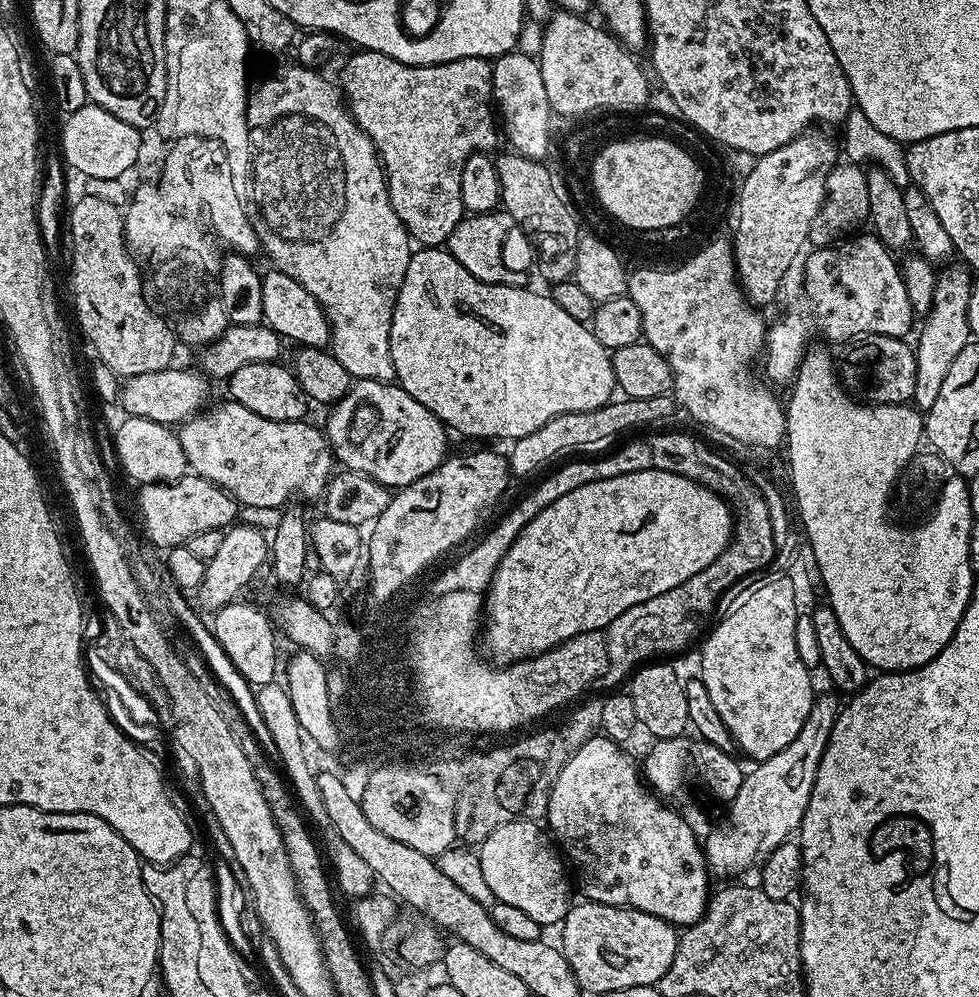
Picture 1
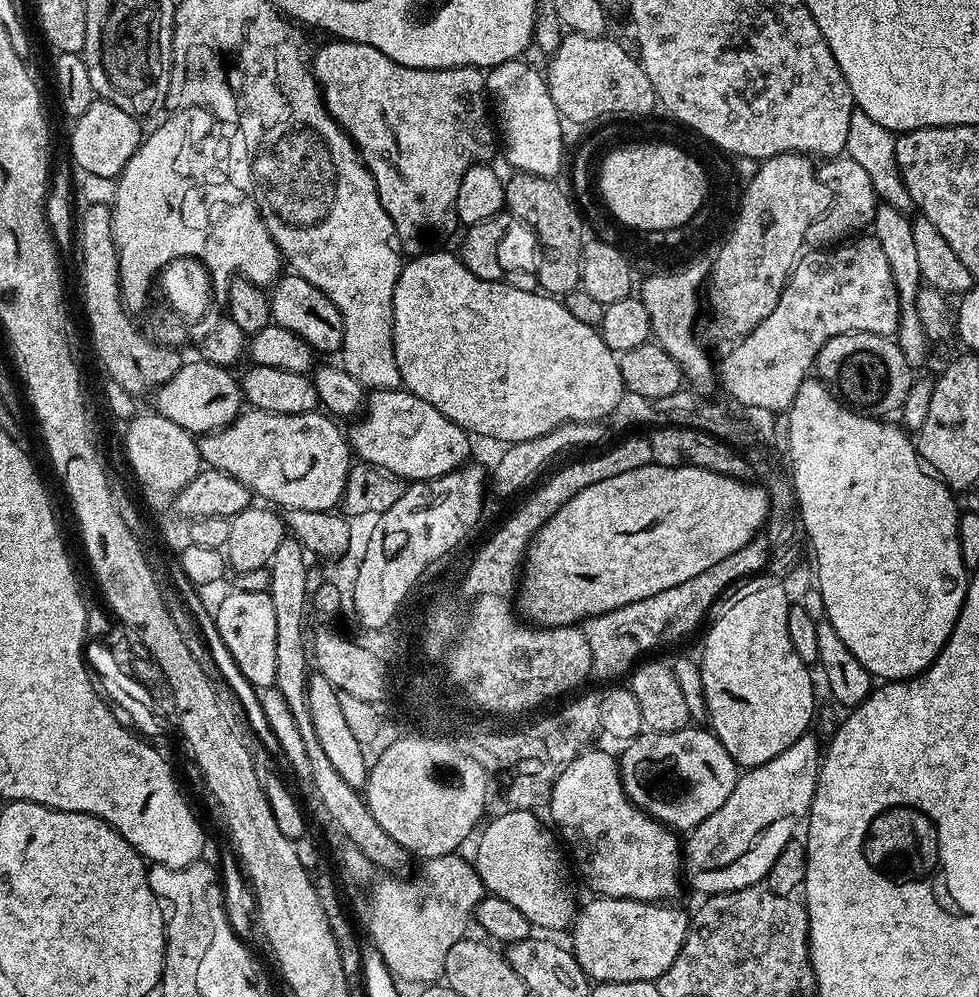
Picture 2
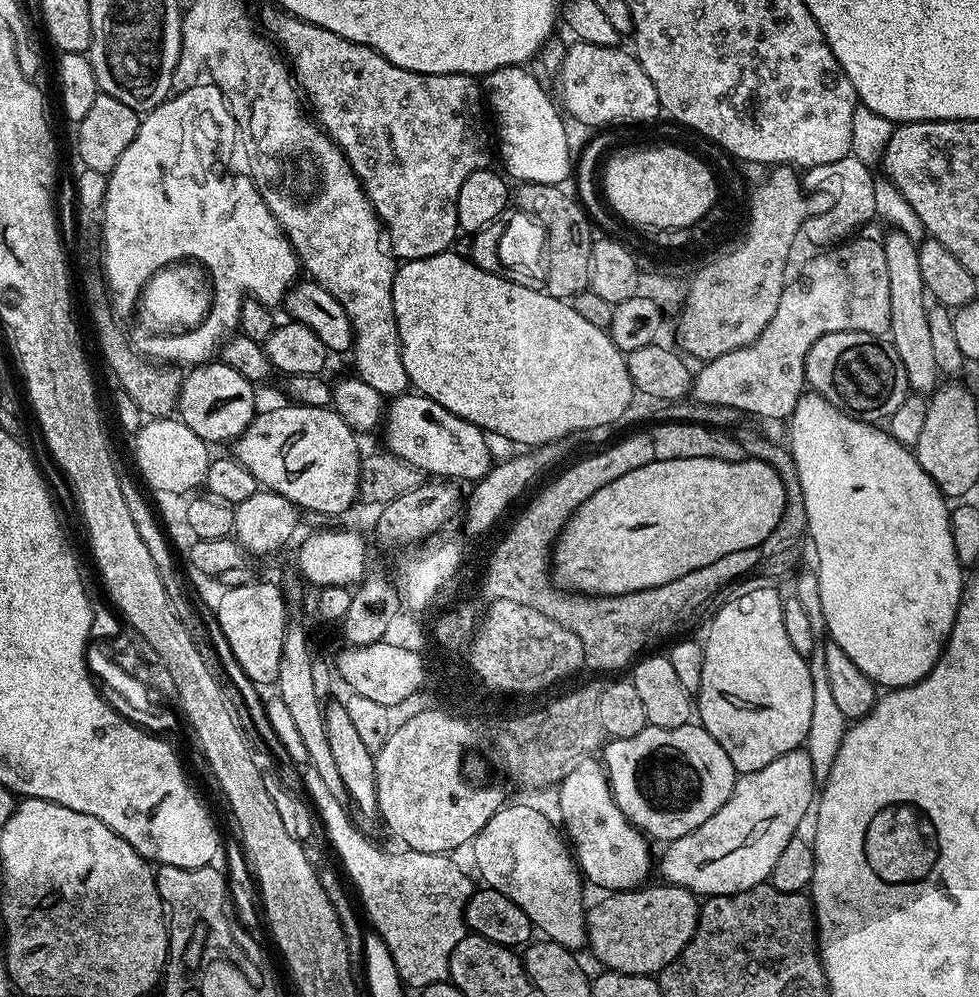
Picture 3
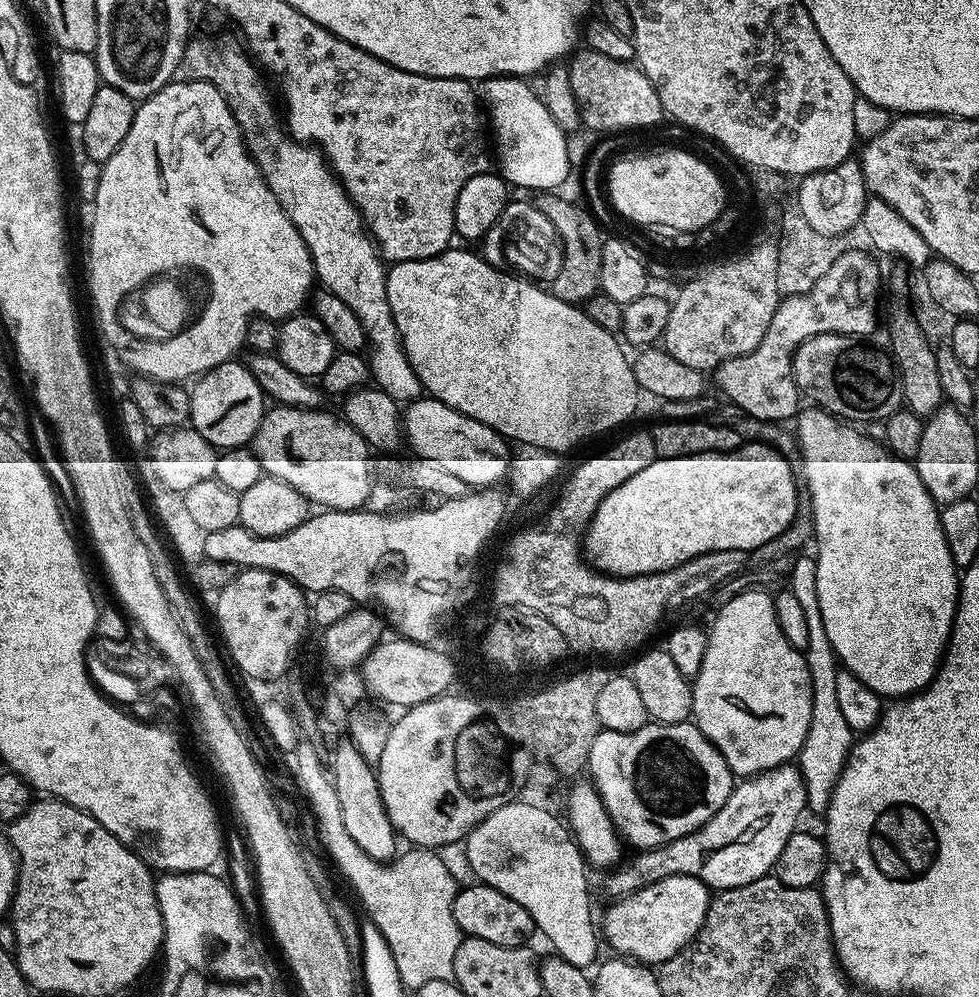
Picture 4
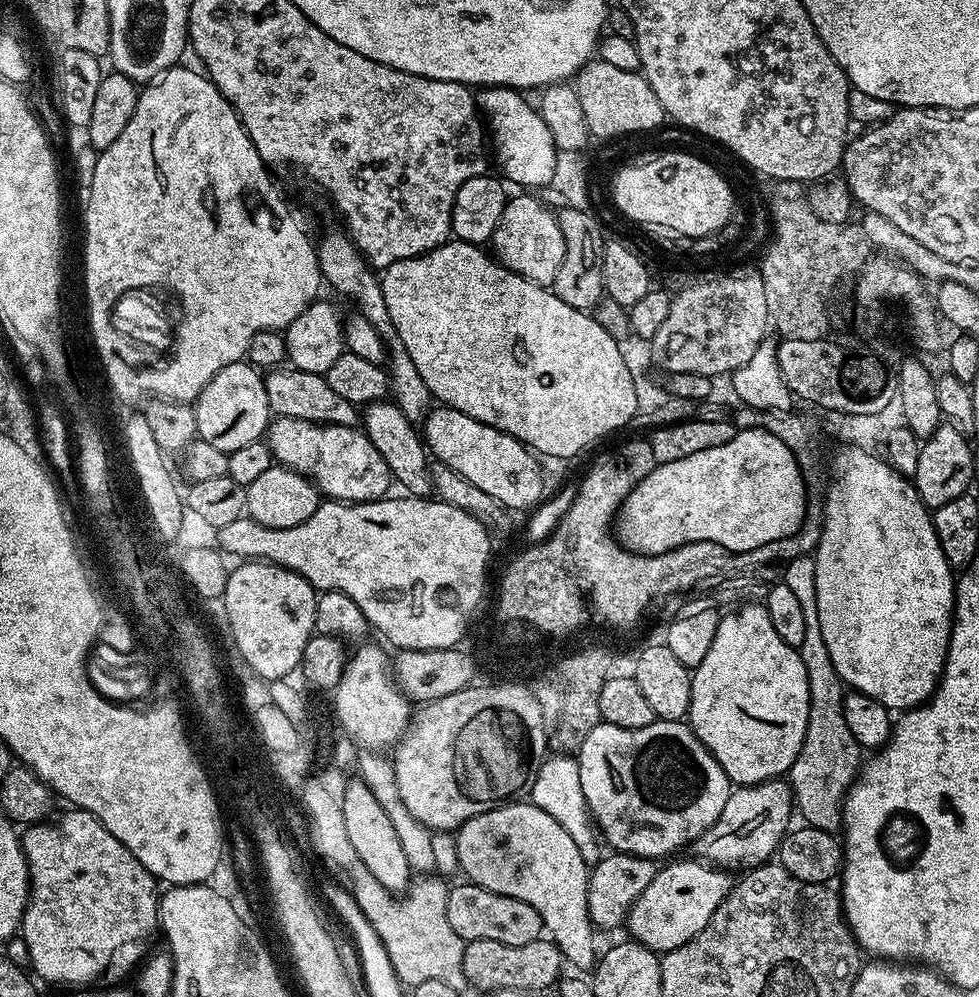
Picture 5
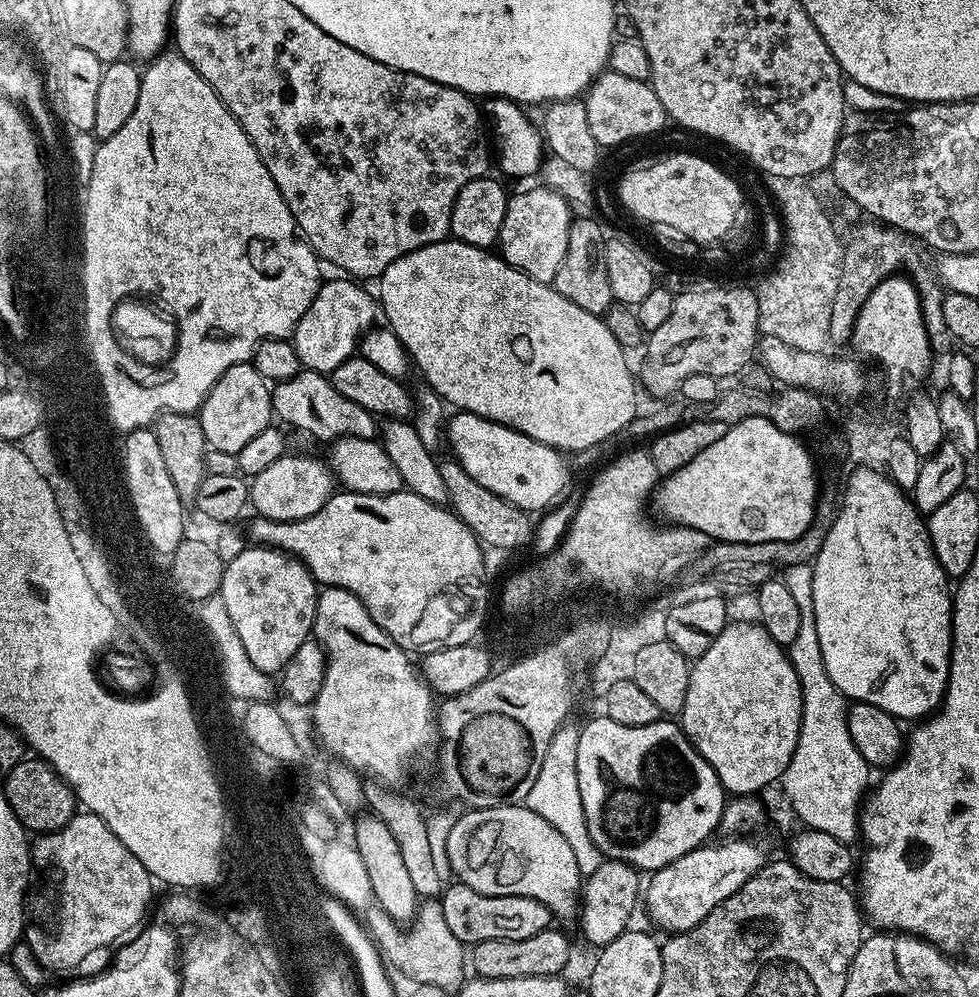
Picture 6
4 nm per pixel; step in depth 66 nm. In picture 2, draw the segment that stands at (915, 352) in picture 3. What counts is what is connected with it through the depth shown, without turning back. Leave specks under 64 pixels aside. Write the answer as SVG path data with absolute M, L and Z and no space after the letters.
M880 202L877 203L876 213L870 225L871 235L876 237L878 246L886 254L886 262L890 265L890 274L894 274L894 286L898 290L898 302L900 303L900 321L894 337L897 346L902 350L902 355L913 370L919 370L928 360L928 348L930 342L926 338L926 330L922 327L922 321L918 318L918 290L922 287L919 266L917 261L916 244L913 241L911 229L912 220L905 213L900 212L894 206Z

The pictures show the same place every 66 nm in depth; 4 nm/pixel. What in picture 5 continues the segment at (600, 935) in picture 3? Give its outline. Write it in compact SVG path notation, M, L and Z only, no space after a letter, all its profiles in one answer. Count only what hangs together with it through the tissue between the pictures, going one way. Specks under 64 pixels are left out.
M691 858L692 860L676 860L673 859L671 862L673 864L668 864L659 869L656 873L656 877L652 879L650 882L650 886L646 886L646 890L642 890L642 894L638 897L637 900L632 904L632 908L629 909L628 915L626 917L626 929L628 928L627 935L631 937L631 939L635 940L636 943L641 944L642 946L646 946L650 951L655 952L657 954L663 954L669 952L670 950L674 950L678 946L682 946L686 942L690 942L690 938L694 938L694 934L698 934L698 930L702 930L702 926L706 926L706 922L710 922L710 918L714 914L714 910L718 910L718 906L728 897L728 891L732 889L734 880L733 877L728 877L724 870L717 870L713 865L707 862L701 862L699 859Z

